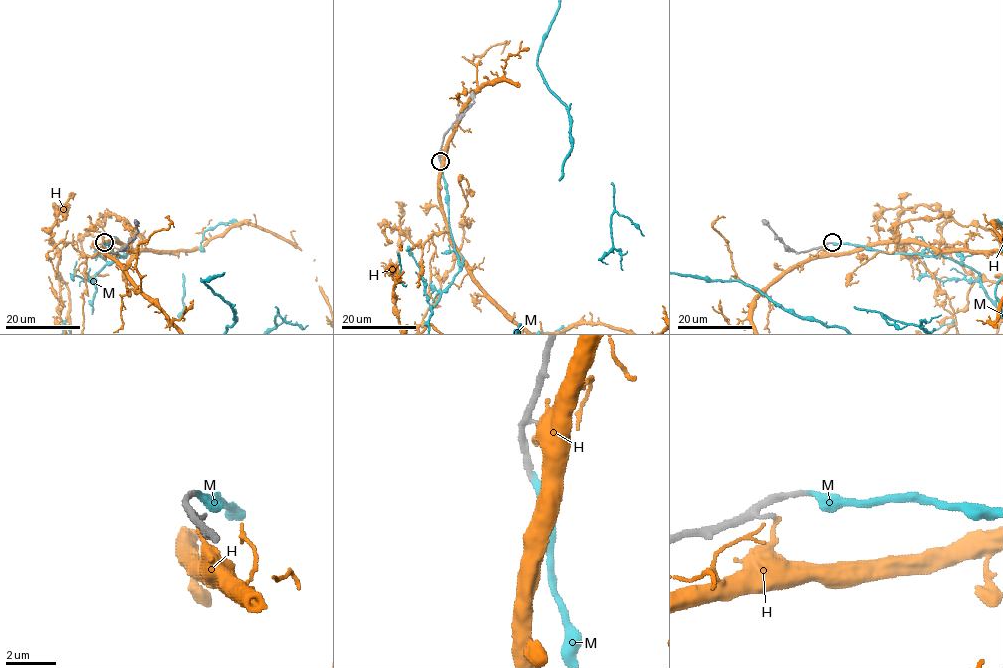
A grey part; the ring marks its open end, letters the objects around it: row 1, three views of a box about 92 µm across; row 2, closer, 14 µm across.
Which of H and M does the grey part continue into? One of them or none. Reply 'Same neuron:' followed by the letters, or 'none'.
Same neuron: M

